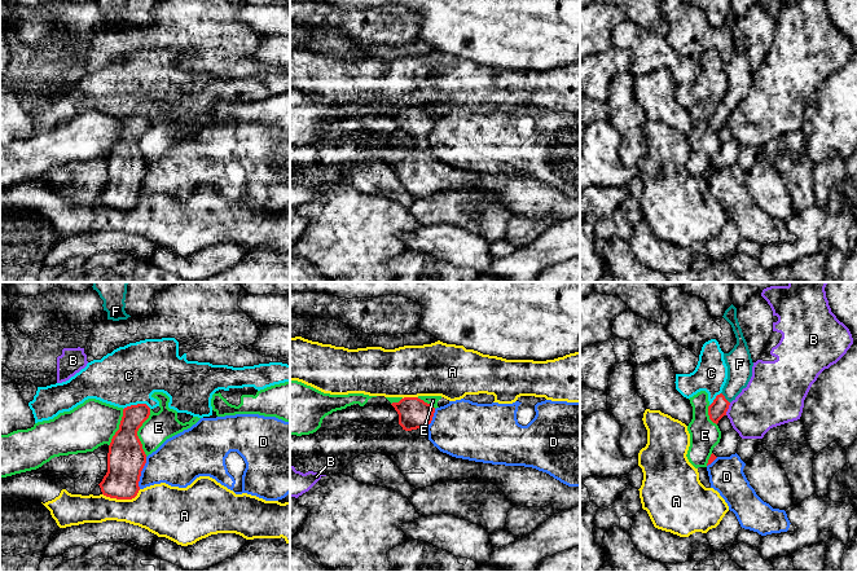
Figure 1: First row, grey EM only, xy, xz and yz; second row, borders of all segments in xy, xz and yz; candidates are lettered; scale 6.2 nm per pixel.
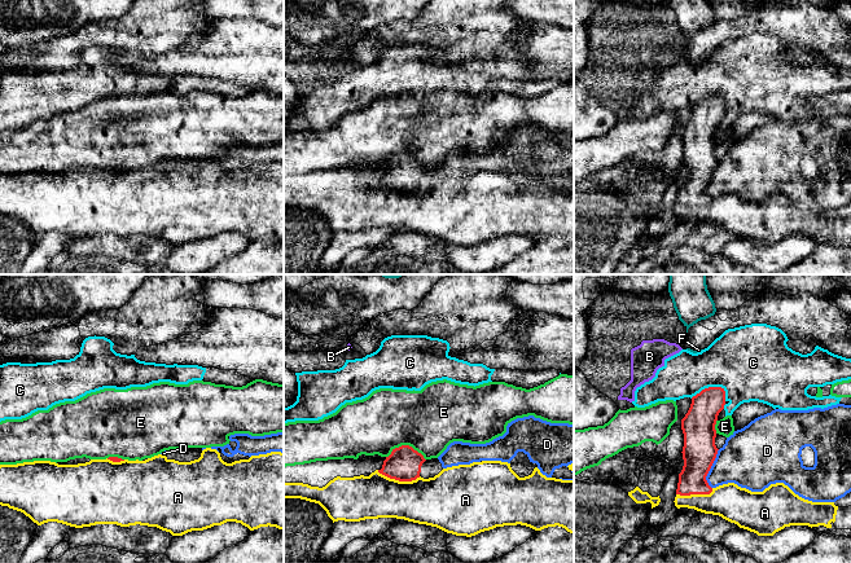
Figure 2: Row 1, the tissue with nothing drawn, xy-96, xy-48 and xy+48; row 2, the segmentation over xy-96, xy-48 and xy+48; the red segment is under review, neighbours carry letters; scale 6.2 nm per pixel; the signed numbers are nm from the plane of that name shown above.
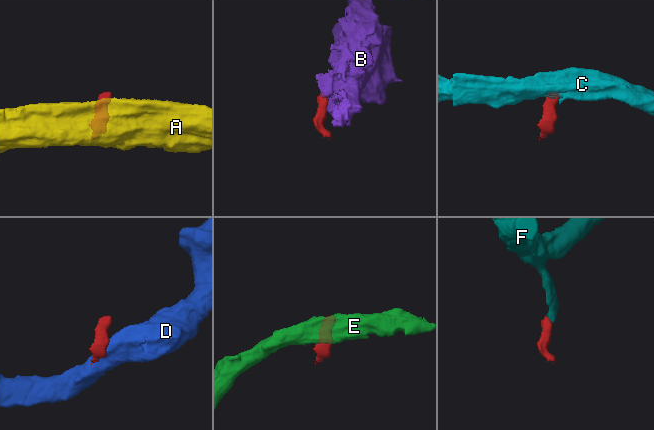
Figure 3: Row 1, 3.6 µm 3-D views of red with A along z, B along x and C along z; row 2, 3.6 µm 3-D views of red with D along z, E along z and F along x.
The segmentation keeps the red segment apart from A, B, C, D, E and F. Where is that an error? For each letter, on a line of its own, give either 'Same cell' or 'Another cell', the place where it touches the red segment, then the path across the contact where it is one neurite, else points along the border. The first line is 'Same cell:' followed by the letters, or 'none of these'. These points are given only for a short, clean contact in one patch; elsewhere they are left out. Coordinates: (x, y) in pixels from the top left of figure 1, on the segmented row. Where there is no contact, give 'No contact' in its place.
Same cell: F
A: Another cell. Touches red at xy (122, 498). Boundary: xy (140, 489), (131, 498), (110, 498), (102, 493)
B: Another cell. Touches red at yz (728, 408). Boundary: yz (730, 403), (725, 414)
C: Another cell. Touches red at xy (137, 404). Boundary: xy (150, 408), (145, 404), (131, 404), (123, 409)
D: Another cell. Touches red at xy (140, 472). Boundary: xy (146, 457), (139, 488)
E: Another cell. Touches red at xy (136, 432). Boundary: xy (150, 409), (149, 417), (137, 431), (137, 438), (145, 456)
F: Same cell. Touches red at yz (724, 397). Path across: yz (717, 409), (724, 397), (738, 378), (739, 364)

